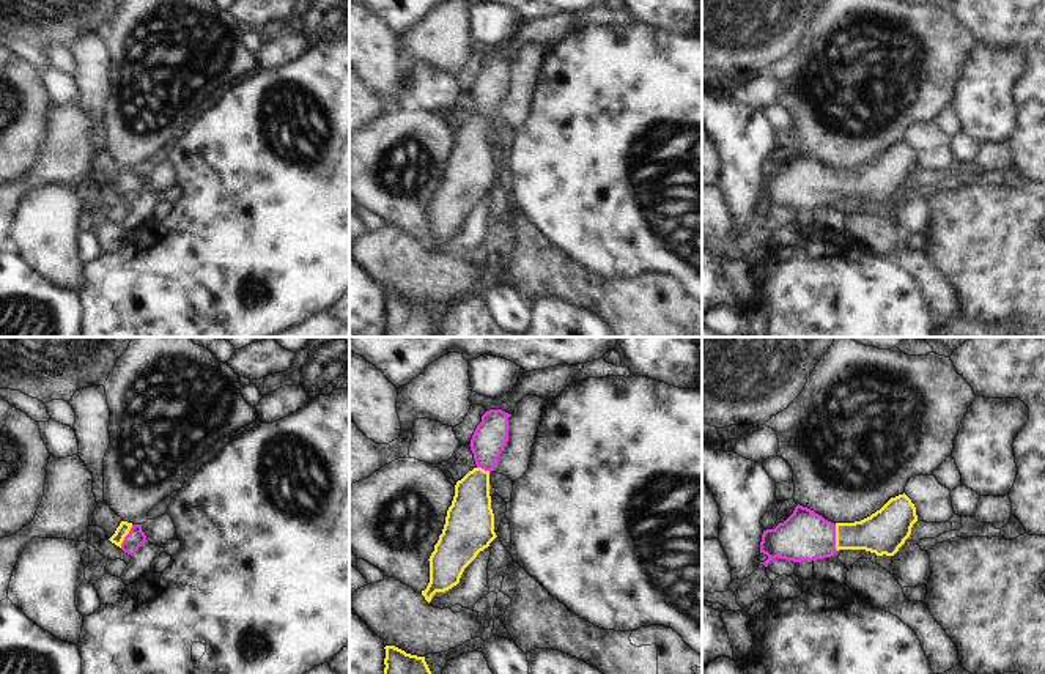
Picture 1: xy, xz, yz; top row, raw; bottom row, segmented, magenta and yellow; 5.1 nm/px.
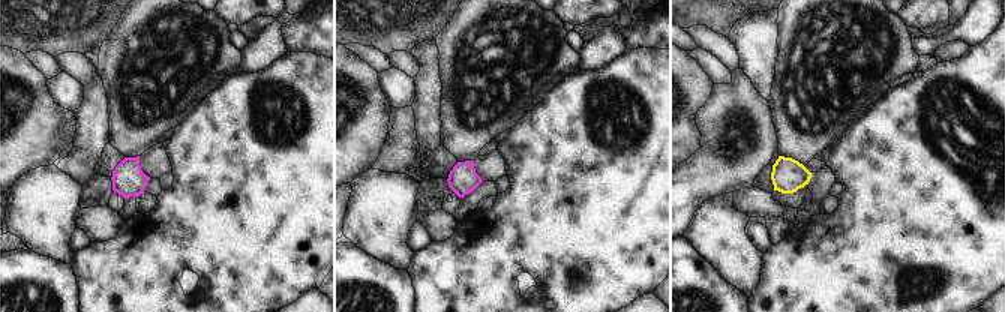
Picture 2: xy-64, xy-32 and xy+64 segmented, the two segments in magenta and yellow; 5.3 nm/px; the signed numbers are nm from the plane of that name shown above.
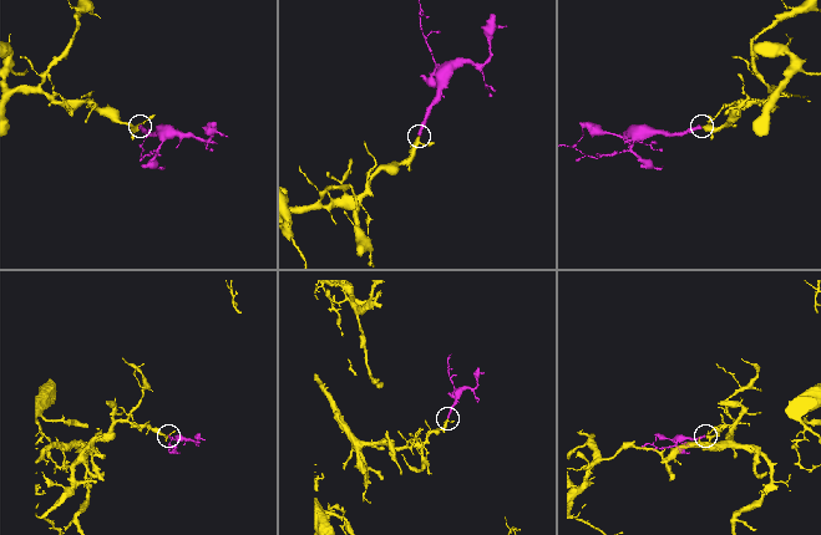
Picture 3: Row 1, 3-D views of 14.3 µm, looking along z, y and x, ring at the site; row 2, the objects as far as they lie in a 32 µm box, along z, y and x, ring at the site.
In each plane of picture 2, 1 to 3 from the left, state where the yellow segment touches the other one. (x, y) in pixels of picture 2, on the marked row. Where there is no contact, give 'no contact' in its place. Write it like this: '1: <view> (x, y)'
1: no contact
2: no contact
3: no contact

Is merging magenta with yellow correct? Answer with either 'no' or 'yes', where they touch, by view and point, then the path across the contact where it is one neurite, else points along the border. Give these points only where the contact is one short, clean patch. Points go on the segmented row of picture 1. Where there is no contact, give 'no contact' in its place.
yes; meets magenta in yz at (834, 537); runs through yz (804, 536), (834, 537), (883, 533)

